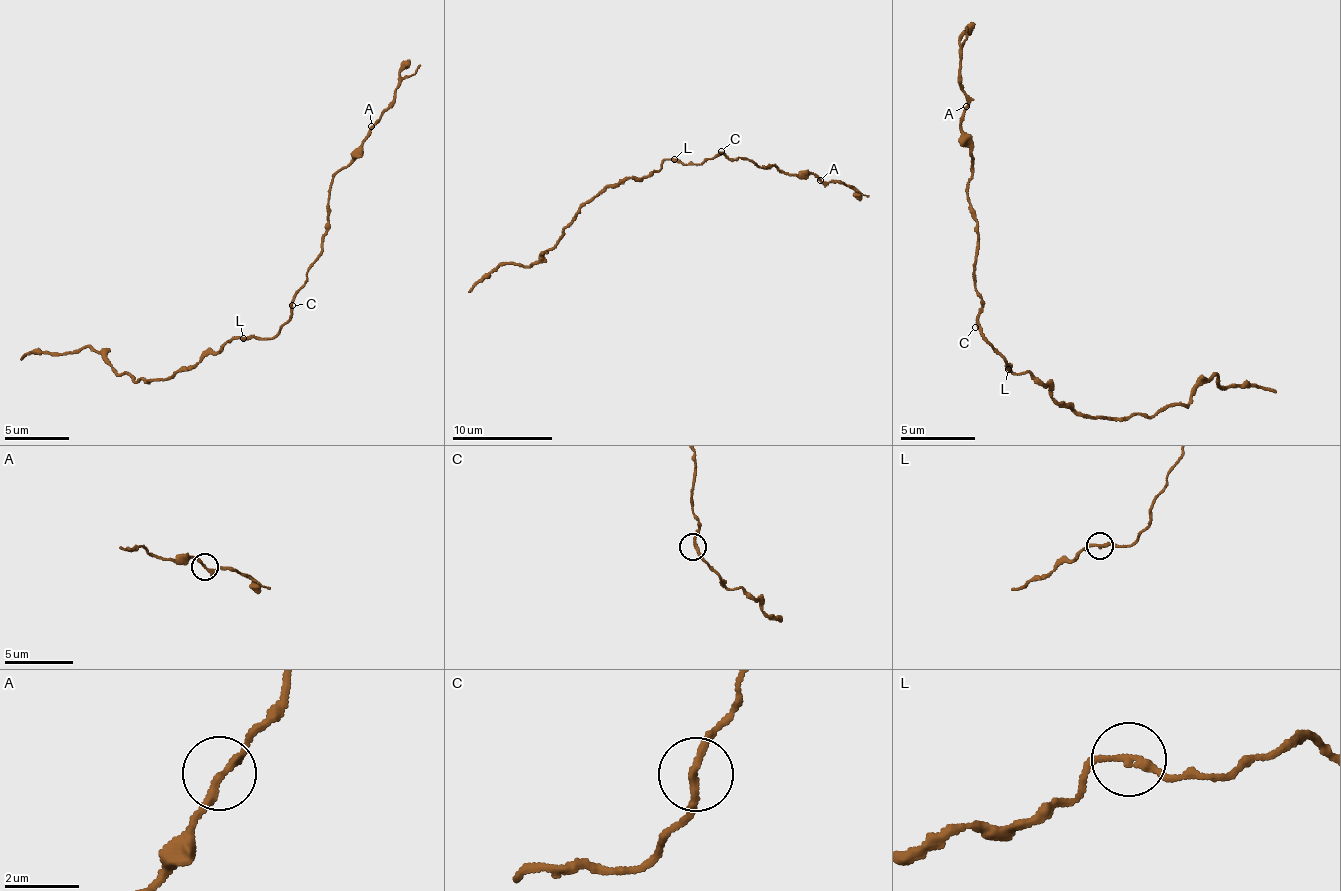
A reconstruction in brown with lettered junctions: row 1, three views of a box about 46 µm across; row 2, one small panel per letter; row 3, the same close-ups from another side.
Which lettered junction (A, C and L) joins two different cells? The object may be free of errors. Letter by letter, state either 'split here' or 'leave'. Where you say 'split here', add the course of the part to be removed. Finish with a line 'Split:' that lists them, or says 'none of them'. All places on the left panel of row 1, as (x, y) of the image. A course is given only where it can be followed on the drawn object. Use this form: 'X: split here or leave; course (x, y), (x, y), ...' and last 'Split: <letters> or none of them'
A: leave
C: leave
L: leave
Split: none of them

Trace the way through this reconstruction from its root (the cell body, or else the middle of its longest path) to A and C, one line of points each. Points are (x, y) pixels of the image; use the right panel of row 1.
A: (1010, 368), (980, 335), (972, 275), (979, 221), (966, 194), (973, 175), (962, 125), (967, 105)
C: (1010, 368), (1003, 355), (975, 327)

